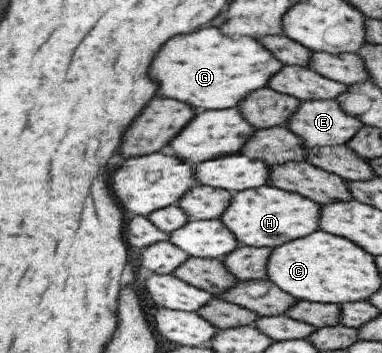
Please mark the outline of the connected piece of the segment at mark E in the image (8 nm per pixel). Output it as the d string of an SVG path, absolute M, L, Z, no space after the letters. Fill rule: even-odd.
M308 99L300 101L297 110L285 122L285 127L303 140L306 148L345 144L364 124L345 114L333 99Z

